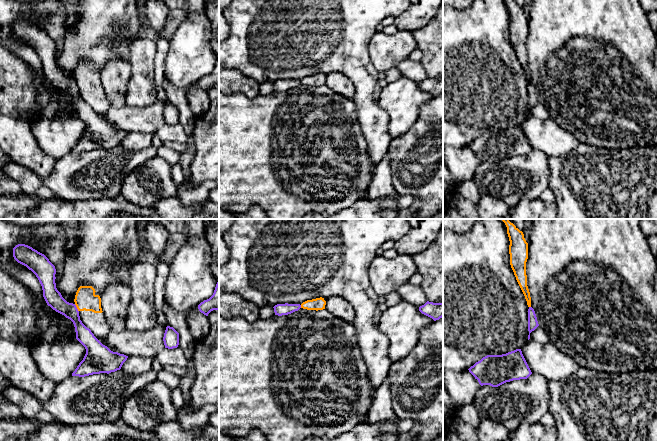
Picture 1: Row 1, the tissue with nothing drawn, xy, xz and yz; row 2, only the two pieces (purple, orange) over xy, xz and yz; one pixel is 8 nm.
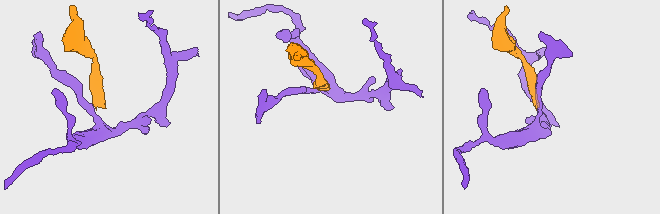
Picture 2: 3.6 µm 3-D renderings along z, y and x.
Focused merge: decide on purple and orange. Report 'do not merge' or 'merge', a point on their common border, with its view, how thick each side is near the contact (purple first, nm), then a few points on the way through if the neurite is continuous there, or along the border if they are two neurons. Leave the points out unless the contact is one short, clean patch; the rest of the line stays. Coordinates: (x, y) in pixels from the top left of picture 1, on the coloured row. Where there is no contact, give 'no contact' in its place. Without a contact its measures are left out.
do not merge | xy (76, 308) | 140/180 nm | along xy (74, 304), (78, 311)

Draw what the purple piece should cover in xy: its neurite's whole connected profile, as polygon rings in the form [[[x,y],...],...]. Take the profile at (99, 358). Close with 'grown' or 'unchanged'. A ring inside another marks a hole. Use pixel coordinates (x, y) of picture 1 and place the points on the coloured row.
[[[18,244],[13,248],[13,257],[36,275],[42,286],[43,297],[47,305],[74,324],[76,339],[85,347],[86,354],[72,376],[85,377],[120,370],[128,356],[111,351],[82,323],[76,305],[67,302],[57,290],[56,269],[49,259],[25,244]]]; unchanged

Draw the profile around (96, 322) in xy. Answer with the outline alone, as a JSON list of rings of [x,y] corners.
[[[80,286],[75,295],[75,305],[79,311],[80,320],[91,330],[94,336],[111,351],[117,352],[107,345],[105,337],[112,330],[101,308],[101,298],[92,286]]]

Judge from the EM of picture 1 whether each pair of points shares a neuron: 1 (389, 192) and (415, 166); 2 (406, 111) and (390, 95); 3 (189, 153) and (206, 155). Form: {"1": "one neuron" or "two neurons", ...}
{"1": "two neurons", "2": "one neuron", "3": "two neurons"}

